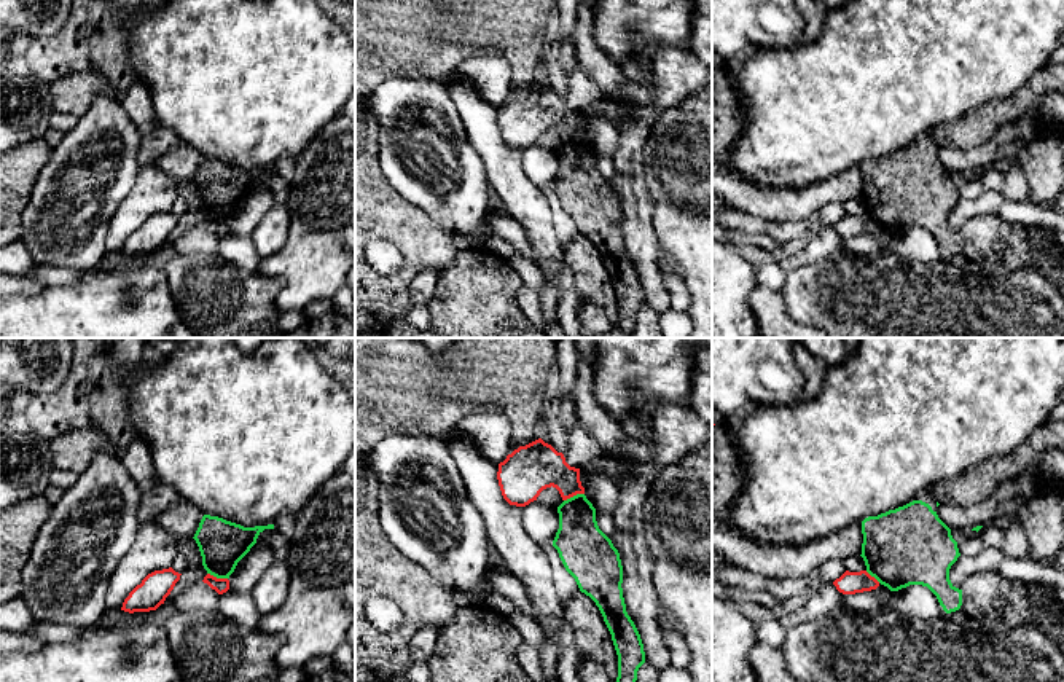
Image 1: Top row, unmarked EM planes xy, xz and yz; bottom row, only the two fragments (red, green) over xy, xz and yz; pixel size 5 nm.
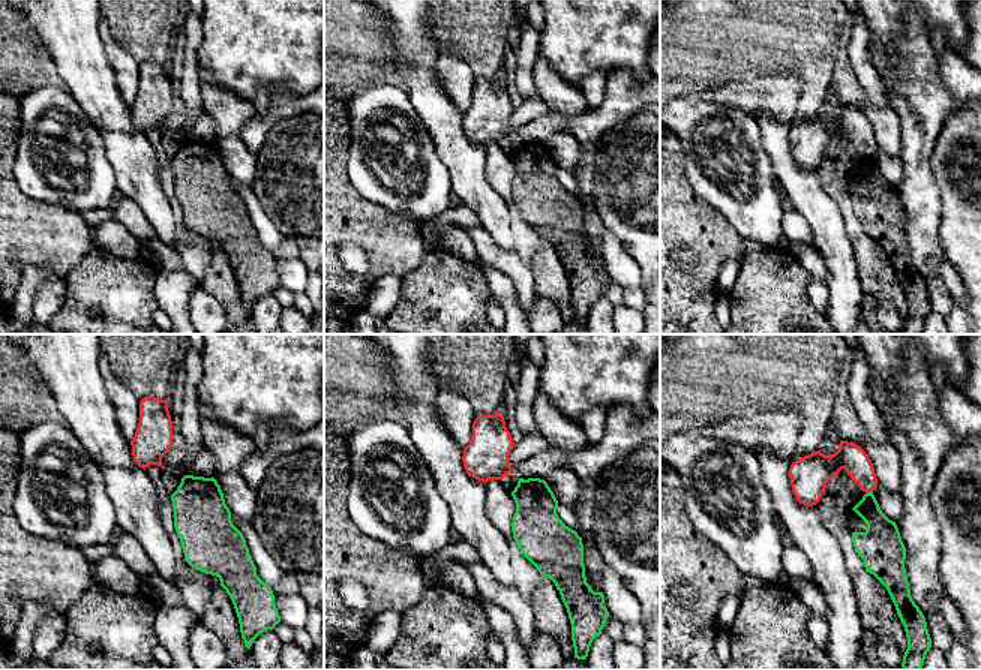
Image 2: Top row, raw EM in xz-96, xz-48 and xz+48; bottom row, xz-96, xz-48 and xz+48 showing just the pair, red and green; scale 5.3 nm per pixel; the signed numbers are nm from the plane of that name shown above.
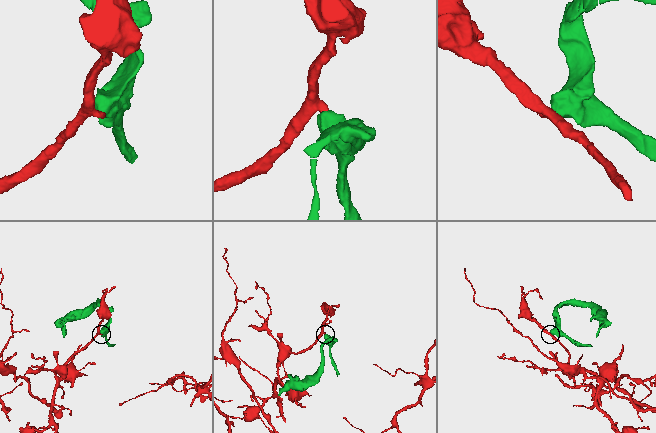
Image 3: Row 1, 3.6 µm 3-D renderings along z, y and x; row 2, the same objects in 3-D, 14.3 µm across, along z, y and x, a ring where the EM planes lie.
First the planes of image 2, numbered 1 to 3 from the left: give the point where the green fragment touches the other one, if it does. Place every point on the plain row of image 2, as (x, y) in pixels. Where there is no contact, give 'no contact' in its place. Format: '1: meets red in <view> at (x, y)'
1: no contact
2: no contact
3: meets red in xz+48 at (869, 155)

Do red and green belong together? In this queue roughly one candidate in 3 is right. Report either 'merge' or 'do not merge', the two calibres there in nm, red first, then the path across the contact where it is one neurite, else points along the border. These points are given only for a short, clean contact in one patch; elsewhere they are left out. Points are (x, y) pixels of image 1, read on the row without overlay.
do not merge; 80 nm thick on the red side, 240 nm on the other; border along xy (207, 215), (226, 222)

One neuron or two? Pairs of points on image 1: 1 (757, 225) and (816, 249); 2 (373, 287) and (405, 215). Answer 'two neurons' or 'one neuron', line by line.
1: two neurons
2: one neuron

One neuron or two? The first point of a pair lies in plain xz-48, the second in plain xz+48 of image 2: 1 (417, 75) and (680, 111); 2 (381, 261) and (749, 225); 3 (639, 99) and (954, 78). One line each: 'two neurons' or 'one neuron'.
1: two neurons
2: two neurons
3: one neuron

